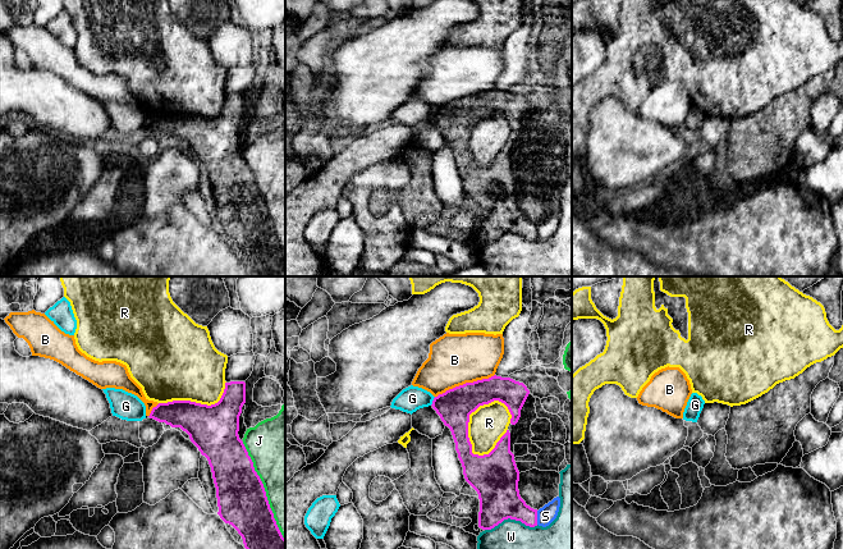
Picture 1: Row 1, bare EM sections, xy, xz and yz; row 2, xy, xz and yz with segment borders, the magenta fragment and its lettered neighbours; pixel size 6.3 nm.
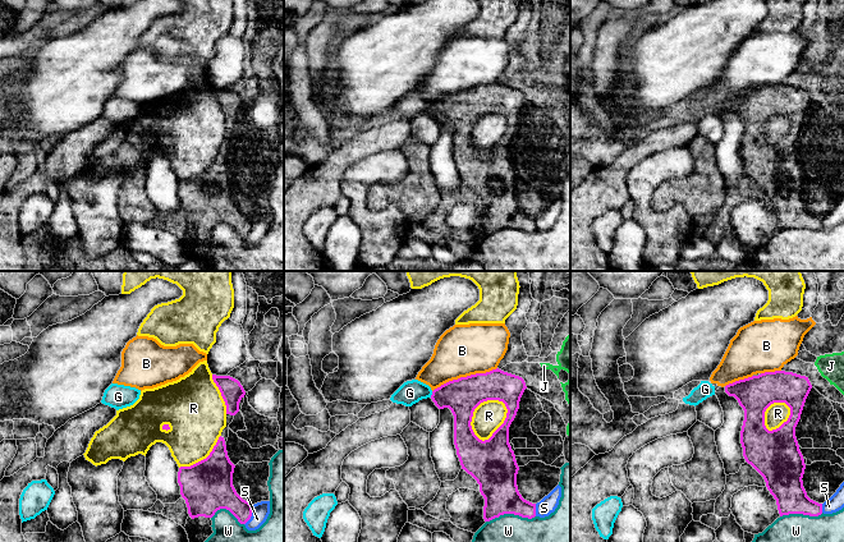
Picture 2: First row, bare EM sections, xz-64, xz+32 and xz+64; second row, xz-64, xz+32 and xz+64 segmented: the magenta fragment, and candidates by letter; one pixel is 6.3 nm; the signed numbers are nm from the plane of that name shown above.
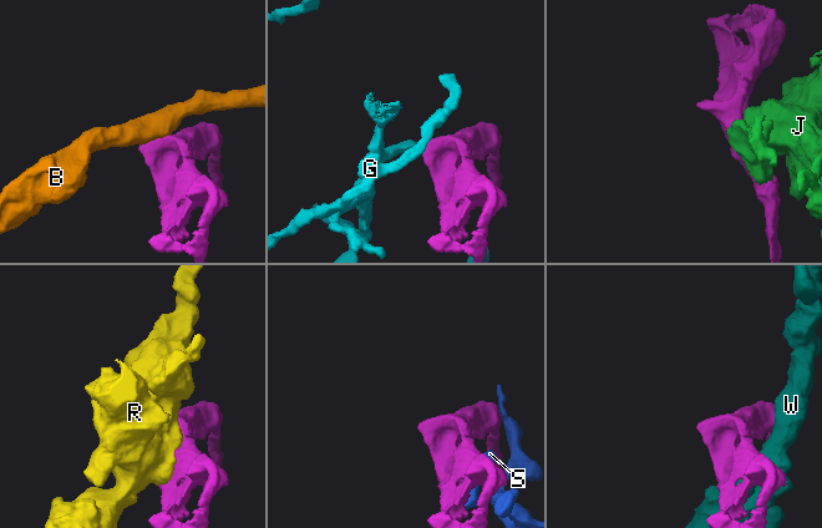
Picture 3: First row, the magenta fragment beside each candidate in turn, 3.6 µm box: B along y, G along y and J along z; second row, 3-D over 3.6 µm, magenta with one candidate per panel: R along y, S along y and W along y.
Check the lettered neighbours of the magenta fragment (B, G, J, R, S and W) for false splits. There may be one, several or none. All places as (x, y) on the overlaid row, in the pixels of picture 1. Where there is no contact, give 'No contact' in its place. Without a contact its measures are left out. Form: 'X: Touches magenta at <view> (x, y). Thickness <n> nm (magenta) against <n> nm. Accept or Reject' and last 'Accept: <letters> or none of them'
B: Touches magenta at xz (466, 383). Thickness 220 nm (magenta) against 320 nm. Reject
G: Touches magenta at xz (433, 401). Thickness 220 nm (magenta) against 160 nm. Reject
J: Touches magenta at xy (264, 490). Thickness 320 nm (magenta) against 400 nm. Reject
R: Touches magenta at xz (468, 421). Thickness 220 nm (magenta) against 240 nm. Reject
S: Touches magenta at xz (536, 517). Thickness 240 nm (magenta) against 110 nm. Reject
W: Touches magenta at xz (511, 518). Thickness 280 nm (magenta) against 190 nm. Reject
Accept: none of them

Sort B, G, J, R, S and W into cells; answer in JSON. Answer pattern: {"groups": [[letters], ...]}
{"groups": [["B"], ["G", "S"], ["J"], ["R"], ["W"]]}

